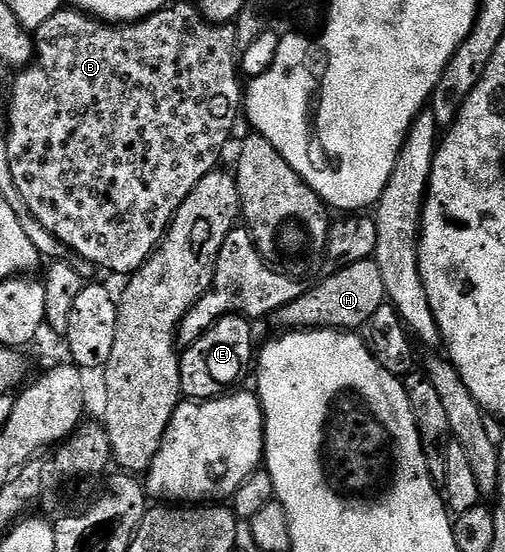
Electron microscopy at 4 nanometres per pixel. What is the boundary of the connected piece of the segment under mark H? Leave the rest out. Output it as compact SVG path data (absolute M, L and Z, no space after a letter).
M374 260L352 263L343 269L334 269L331 277L323 279L319 285L307 288L300 299L292 299L288 307L280 307L272 314L272 321L286 331L304 329L336 329L339 331L358 331L368 318L374 314L376 307L387 304L384 291L384 275Z

